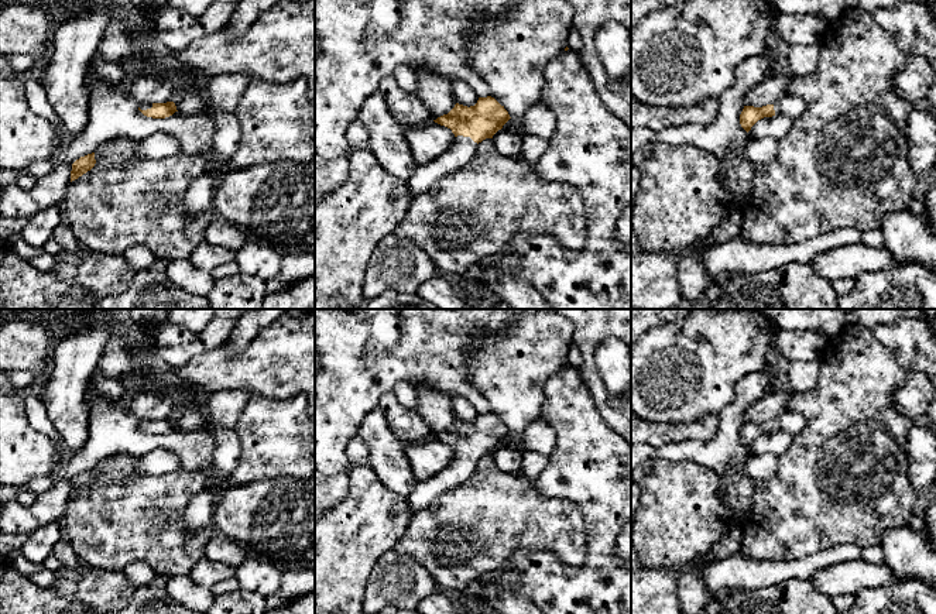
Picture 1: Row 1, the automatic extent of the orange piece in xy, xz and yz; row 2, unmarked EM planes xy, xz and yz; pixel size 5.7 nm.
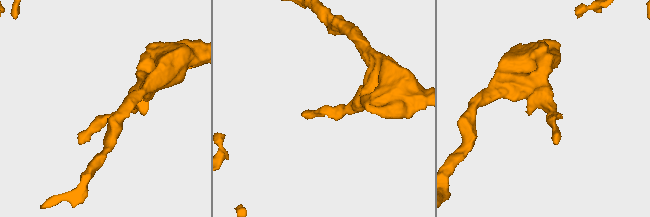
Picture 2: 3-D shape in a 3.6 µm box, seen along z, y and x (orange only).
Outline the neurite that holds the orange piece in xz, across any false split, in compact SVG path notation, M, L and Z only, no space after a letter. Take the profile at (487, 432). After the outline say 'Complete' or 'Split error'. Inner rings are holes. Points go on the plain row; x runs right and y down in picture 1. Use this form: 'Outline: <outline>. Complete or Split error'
Outline: M479 414L474 422L456 419L455 423L436 436L455 450L452 464L425 481L416 481L407 497L411 512L421 511L445 491L467 481L476 470L477 462L503 445L510 436L508 428L494 414Z. Split error

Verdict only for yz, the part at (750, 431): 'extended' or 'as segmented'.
extended

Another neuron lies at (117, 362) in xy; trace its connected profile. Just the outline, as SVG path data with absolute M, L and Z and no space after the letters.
M112 335L99 360L103 377L131 385L140 374L138 351L130 350L121 335Z

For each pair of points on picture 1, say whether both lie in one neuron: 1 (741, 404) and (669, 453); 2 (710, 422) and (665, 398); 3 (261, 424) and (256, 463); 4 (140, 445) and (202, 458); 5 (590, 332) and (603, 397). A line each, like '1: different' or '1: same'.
1: same
2: different
3: same
4: same
5: same

